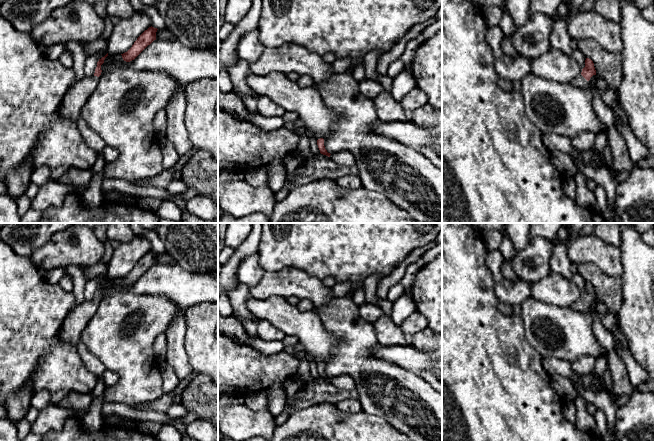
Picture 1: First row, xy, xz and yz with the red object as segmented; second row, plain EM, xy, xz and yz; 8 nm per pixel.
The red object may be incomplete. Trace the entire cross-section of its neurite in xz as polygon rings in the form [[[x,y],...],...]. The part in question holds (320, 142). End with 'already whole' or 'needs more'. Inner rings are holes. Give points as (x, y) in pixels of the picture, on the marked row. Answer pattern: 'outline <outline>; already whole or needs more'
outline [[[299,119],[297,121],[295,121],[294,124],[295,124],[295,127],[296,127],[295,133],[298,136],[305,135],[309,139],[316,139],[320,153],[330,157],[331,154],[328,153],[327,150],[325,149],[323,138],[321,138],[319,135],[316,135],[314,133],[309,132],[308,129],[306,128],[306,126]]]; needs more

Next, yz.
outline [[[586,58],[585,67],[582,69],[581,74],[574,78],[570,83],[575,87],[583,89],[586,87],[588,81],[593,75],[596,75],[594,63],[591,59]]]; needs more

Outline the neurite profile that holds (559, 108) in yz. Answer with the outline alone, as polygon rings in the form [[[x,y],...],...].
[[[532,73],[521,79],[525,114],[542,134],[559,134],[573,139],[581,132],[597,136],[607,130],[593,109],[591,84],[581,89]]]

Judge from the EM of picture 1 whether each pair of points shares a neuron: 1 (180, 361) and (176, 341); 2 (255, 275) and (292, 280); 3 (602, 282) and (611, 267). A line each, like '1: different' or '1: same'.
1: same
2: different
3: different

